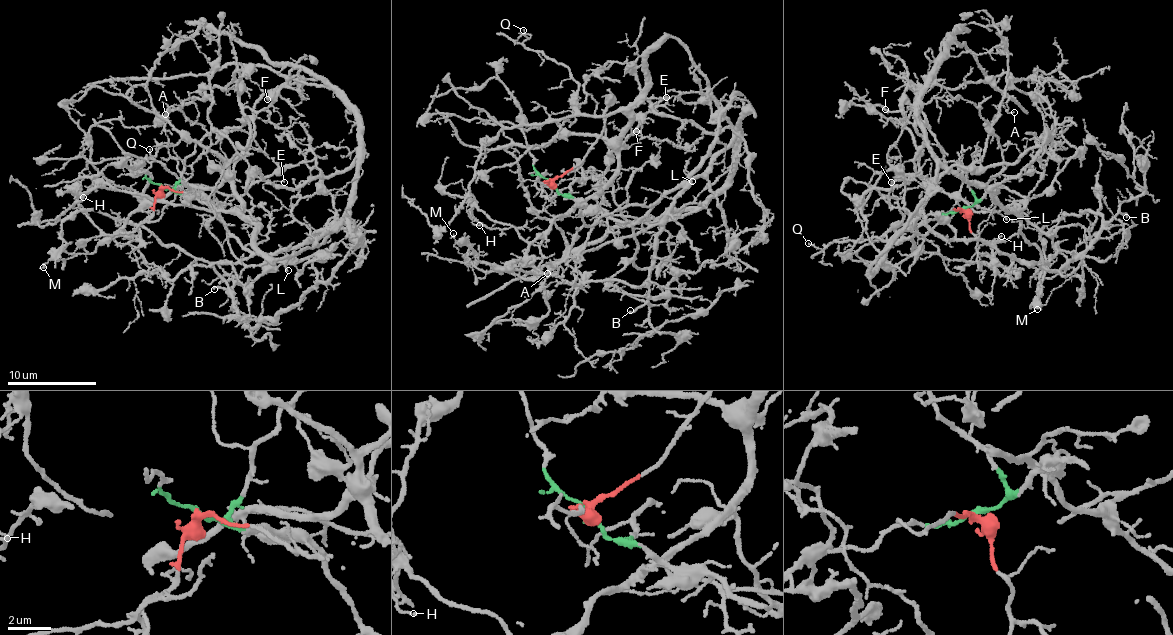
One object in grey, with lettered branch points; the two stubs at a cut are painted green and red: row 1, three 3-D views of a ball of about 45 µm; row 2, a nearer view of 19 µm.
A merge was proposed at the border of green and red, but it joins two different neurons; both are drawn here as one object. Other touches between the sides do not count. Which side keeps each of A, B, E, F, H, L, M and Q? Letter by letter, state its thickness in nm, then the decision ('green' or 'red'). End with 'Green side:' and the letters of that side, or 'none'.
A: 90 nm | red
B: 180 nm | green
E: 120 nm | red
F: 120 nm | red
H: 110 nm | red
L: 140 nm | green
M: 140 nm | red
Q: 140 nm | red
Green side: B, L

